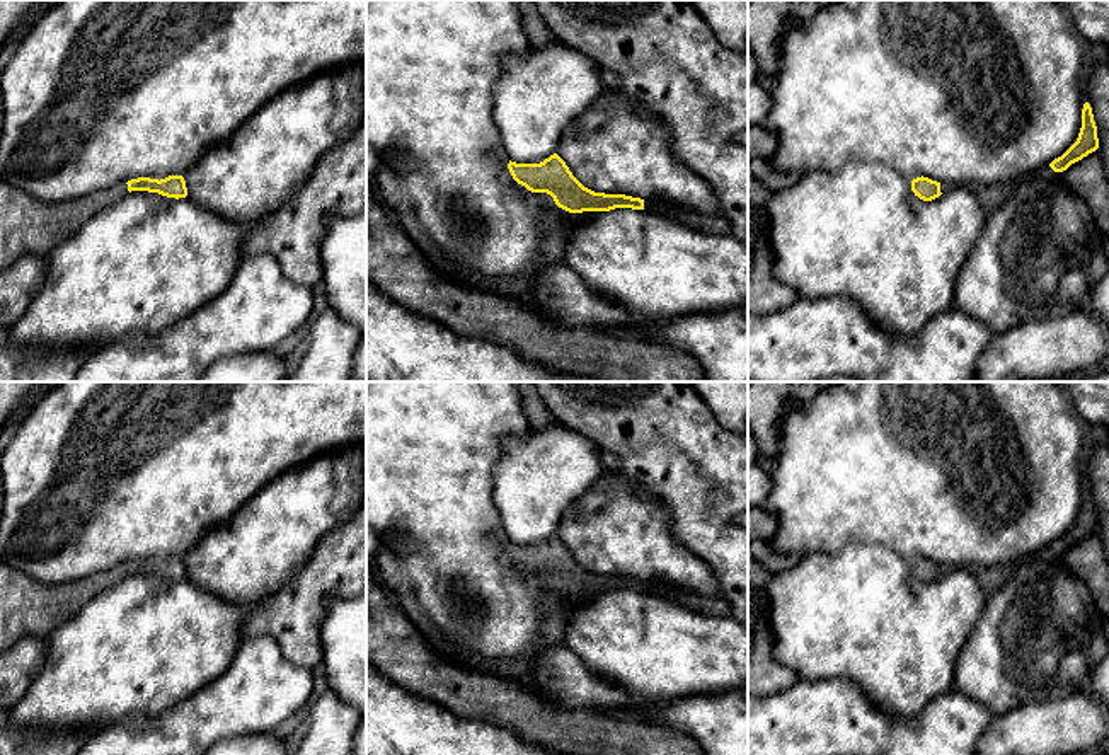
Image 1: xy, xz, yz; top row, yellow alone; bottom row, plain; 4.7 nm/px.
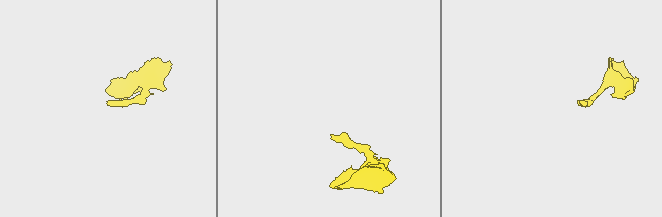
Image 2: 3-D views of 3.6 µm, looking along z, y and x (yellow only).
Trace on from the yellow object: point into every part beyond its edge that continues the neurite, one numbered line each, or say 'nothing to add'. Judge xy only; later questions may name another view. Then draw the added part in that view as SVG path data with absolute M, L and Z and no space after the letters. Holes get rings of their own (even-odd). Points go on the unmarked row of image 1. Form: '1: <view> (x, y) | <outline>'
1: xy (28, 607) | M0 562L0 653L24 637L46 639L128 574L128 566L121 564L83 579L49 585Z

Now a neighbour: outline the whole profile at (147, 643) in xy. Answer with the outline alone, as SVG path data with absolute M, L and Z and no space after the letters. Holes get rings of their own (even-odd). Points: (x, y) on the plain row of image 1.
M131 573L121 583L92 598L75 617L46 637L46 660L26 695L2 714L0 726L41 733L101 731L123 719L158 716L223 675L245 639L240 622L250 605L233 605L201 590L192 581Z

